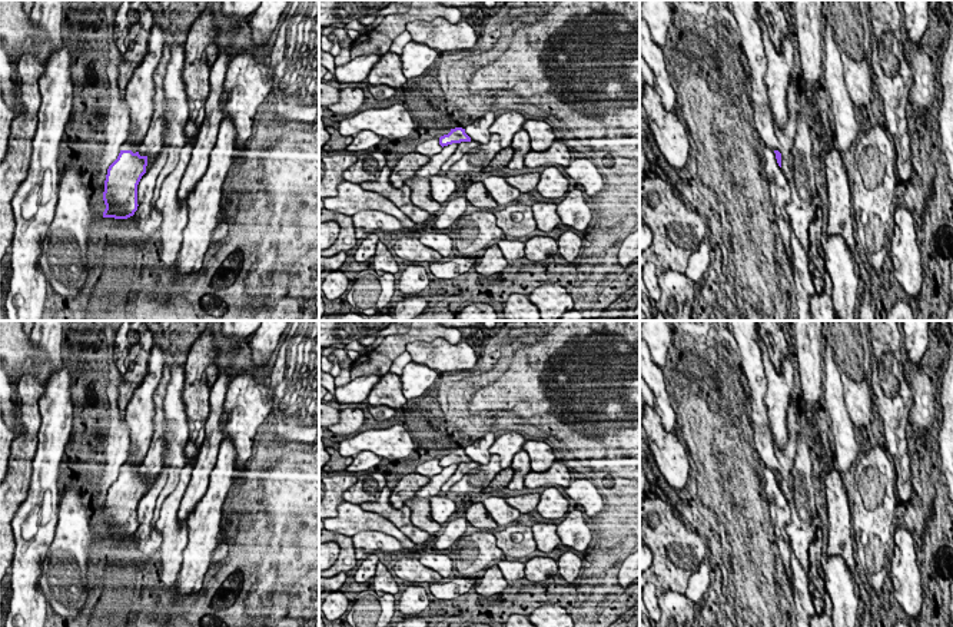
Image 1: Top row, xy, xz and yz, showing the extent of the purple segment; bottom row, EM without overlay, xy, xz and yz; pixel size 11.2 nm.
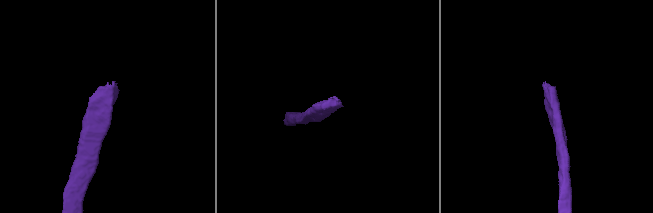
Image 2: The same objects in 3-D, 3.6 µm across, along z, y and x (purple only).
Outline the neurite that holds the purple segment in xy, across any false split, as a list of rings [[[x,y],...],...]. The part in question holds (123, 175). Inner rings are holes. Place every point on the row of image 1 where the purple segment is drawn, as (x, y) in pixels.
[[[127,140],[120,146],[117,159],[109,166],[103,200],[103,218],[127,219],[137,210],[137,185],[146,173],[147,156],[139,155],[140,145]]]

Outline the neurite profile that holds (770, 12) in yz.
[[[756,0],[757,16],[768,30],[770,39],[777,52],[781,52],[784,37],[791,37],[786,14],[780,0]]]

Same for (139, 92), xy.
[[[155,24],[147,42],[147,53],[135,69],[124,89],[130,117],[127,136],[133,146],[143,143],[150,126],[156,94],[153,74],[163,54],[165,37],[166,29]]]

